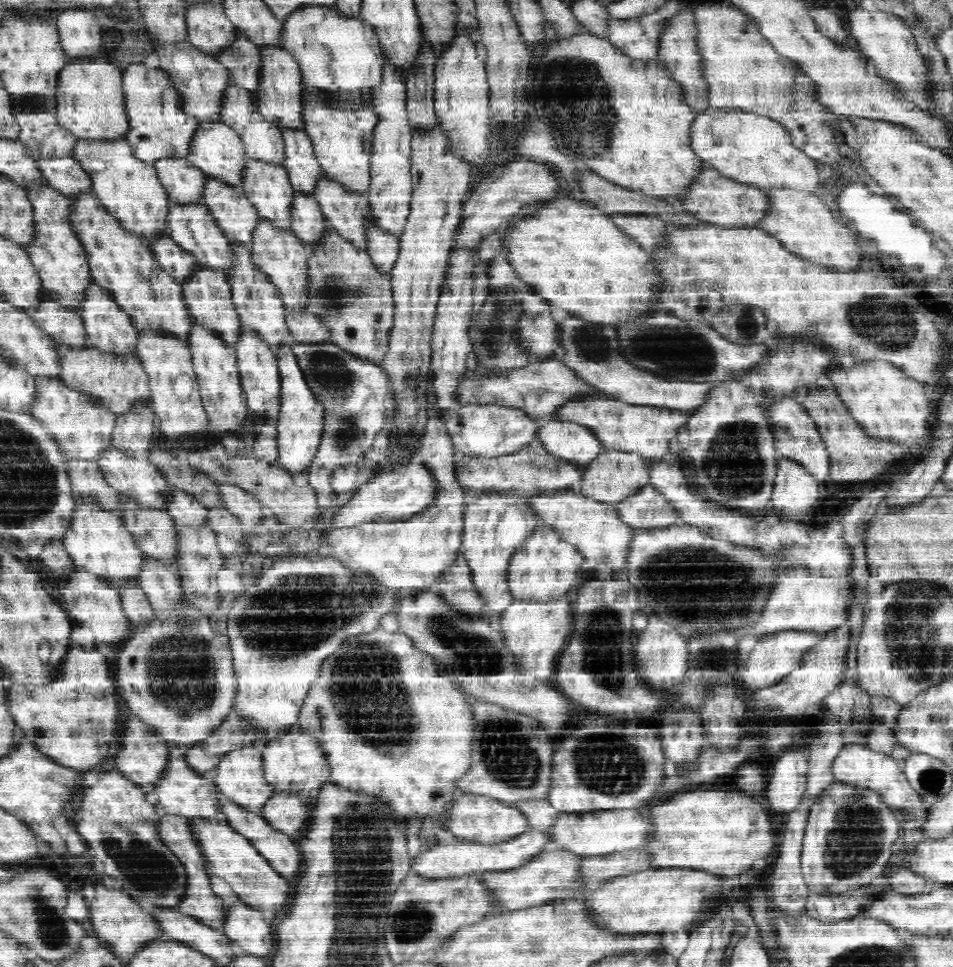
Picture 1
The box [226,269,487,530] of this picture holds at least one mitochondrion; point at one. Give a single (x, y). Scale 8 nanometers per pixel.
(330, 371)

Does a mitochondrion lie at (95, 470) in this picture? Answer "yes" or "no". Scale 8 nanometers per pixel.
no

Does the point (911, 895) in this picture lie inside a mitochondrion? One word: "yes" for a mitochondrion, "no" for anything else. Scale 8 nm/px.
no

